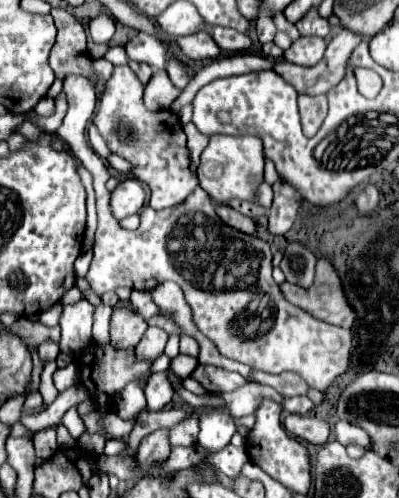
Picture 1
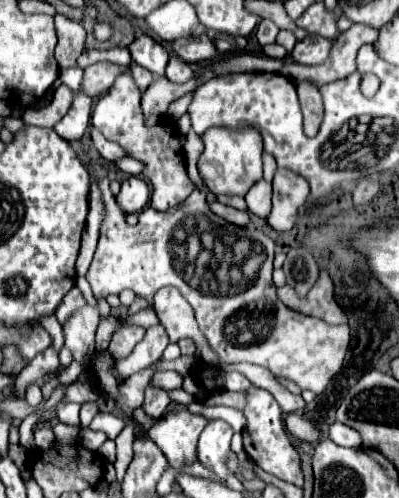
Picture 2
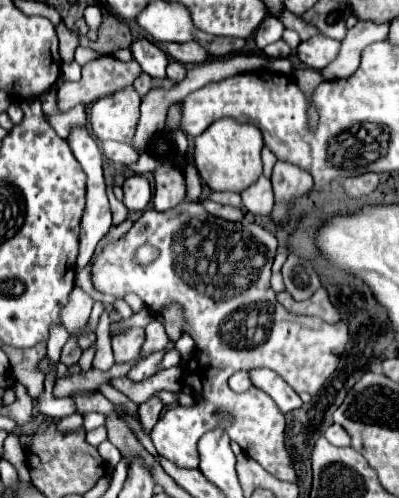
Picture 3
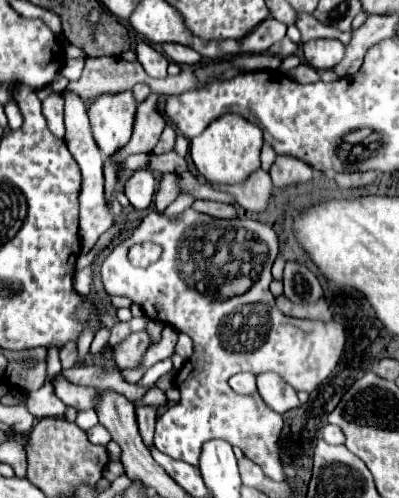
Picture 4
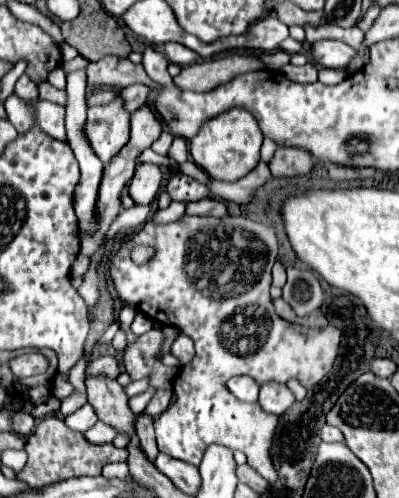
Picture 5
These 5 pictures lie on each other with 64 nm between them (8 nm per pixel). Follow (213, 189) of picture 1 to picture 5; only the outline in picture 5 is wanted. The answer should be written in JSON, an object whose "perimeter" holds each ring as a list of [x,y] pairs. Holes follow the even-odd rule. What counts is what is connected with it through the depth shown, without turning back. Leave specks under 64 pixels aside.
{"perimeter":[[[234,108],[204,122],[200,132],[190,140],[190,156],[212,180],[236,182],[260,162],[262,140],[264,136],[258,128],[258,122],[246,110]]]}

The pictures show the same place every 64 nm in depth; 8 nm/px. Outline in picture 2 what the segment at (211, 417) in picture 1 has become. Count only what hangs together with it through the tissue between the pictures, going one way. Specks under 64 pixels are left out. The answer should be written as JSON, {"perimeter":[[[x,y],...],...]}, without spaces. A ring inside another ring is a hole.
{"perimeter":[[[210,420],[198,440],[198,460],[210,468],[222,482],[228,476],[226,456],[230,452],[230,438],[234,430],[224,420]]]}

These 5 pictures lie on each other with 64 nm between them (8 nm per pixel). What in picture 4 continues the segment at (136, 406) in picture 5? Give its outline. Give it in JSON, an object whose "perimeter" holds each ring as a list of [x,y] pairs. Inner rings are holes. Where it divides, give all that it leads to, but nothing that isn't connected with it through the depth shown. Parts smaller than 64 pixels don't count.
{"perimeter":[[[150,388],[148,390],[148,394],[140,400],[140,402],[136,402],[136,406],[148,406],[148,404],[158,404],[158,406],[166,406],[166,402],[168,402],[168,398],[166,398],[166,394],[164,392],[160,392],[160,388]]]}

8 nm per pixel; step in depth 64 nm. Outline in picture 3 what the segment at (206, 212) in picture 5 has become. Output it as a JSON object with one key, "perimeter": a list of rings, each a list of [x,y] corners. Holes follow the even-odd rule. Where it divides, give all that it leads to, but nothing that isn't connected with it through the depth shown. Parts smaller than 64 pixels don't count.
{"perimeter":[[[204,200],[202,204],[210,214],[214,214],[218,218],[224,218],[224,220],[230,220],[230,222],[240,222],[244,218],[244,212],[240,208],[222,206],[222,204],[216,204],[216,202],[210,202],[210,200]]]}

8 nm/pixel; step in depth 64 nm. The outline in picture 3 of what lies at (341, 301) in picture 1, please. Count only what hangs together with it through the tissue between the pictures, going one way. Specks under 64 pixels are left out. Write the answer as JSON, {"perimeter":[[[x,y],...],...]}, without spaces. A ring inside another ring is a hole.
{"perimeter":[[[320,286],[320,288],[312,294],[312,298],[308,298],[306,302],[296,302],[296,300],[292,300],[292,296],[288,296],[286,290],[280,292],[280,294],[276,294],[276,298],[278,298],[278,302],[280,302],[286,310],[290,310],[290,312],[294,312],[294,314],[318,316],[318,318],[322,318],[322,320],[326,320],[326,322],[330,322],[330,324],[340,320],[340,314],[336,312],[334,304],[328,300],[328,292],[326,292],[324,286]]]}

